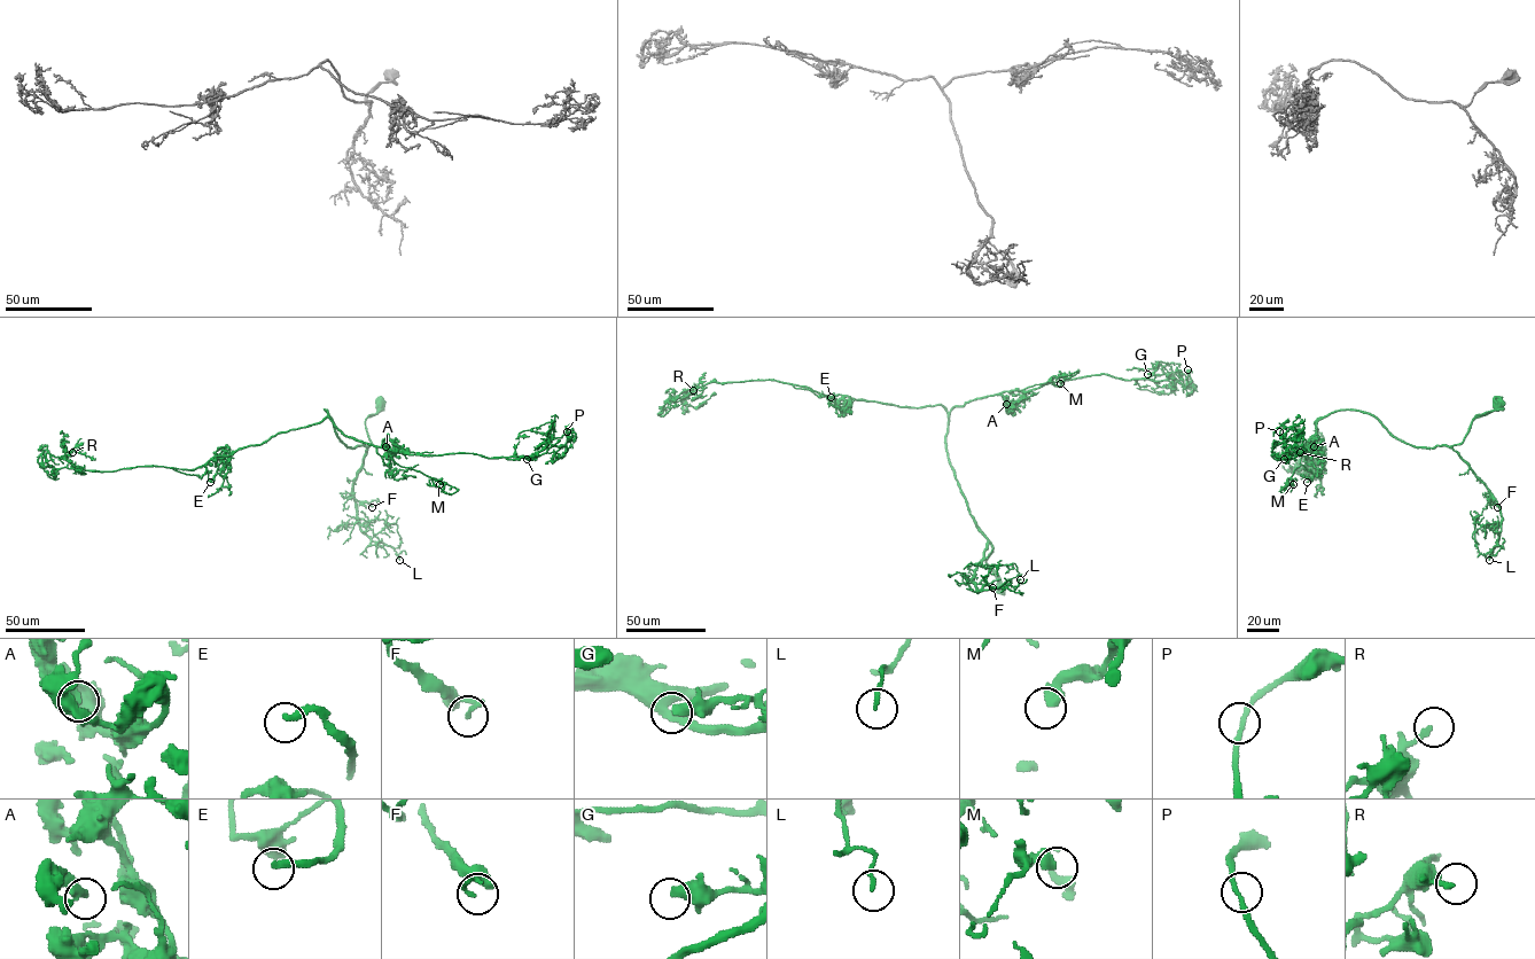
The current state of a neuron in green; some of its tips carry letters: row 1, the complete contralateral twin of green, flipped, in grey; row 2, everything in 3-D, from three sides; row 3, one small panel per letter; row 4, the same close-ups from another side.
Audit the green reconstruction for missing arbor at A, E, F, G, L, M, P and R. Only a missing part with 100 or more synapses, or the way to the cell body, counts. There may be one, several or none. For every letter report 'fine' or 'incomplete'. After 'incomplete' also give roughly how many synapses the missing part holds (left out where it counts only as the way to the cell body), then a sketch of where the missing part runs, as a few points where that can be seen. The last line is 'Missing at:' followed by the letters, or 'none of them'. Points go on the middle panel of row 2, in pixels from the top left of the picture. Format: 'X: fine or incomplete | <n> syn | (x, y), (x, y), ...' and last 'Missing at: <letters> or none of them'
A: fine
E: incomplete | 110 syn | (831, 397), (801, 387), (795, 377), (804, 377)
F: fine
G: fine
L: fine
M: fine
P: fine
R: fine
Missing at: E

